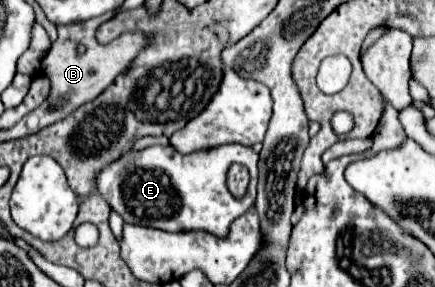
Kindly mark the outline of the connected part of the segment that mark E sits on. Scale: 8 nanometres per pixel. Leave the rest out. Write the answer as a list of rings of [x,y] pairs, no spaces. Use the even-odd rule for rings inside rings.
[[[228,144],[186,156],[172,146],[150,146],[142,152],[126,152],[106,166],[98,174],[96,186],[110,208],[114,208],[128,224],[168,232],[206,230],[218,238],[226,238],[232,220],[254,206],[258,182],[256,162],[258,154],[242,144]],[[234,162],[250,170],[250,186],[244,200],[236,200],[226,188],[226,172]]]

